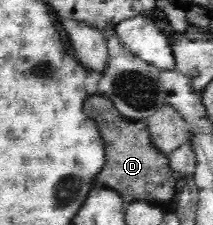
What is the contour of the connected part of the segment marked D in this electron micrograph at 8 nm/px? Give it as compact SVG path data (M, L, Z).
M99 91L88 95L82 108L96 123L105 148L105 164L95 175L95 185L118 191L126 204L135 199L157 201L157 204L172 201L178 180L177 174L168 166L168 157L151 143L146 122L135 121L121 115L115 104L100 95Z

